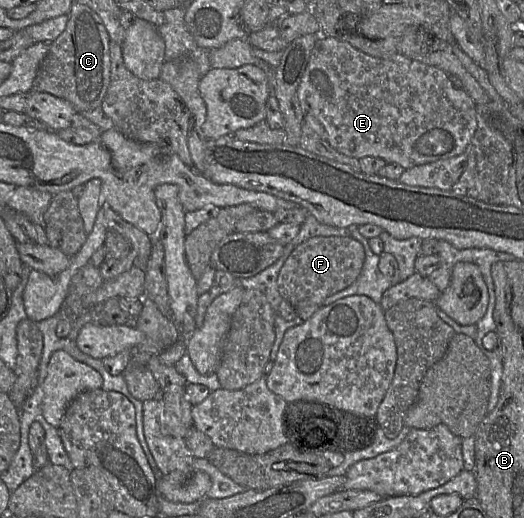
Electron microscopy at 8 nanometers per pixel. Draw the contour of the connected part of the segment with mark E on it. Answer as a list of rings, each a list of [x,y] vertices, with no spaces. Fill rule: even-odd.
[[[320,34],[298,86],[297,96],[304,111],[304,116],[306,113],[312,113],[319,120],[323,126],[323,137],[338,152],[357,159],[365,156],[380,157],[386,163],[397,163],[404,169],[462,154],[465,152],[477,127],[476,104],[463,88],[454,87],[444,70],[413,60],[401,53],[388,58],[373,57],[353,47],[348,42],[343,42],[330,36],[321,36]]]

